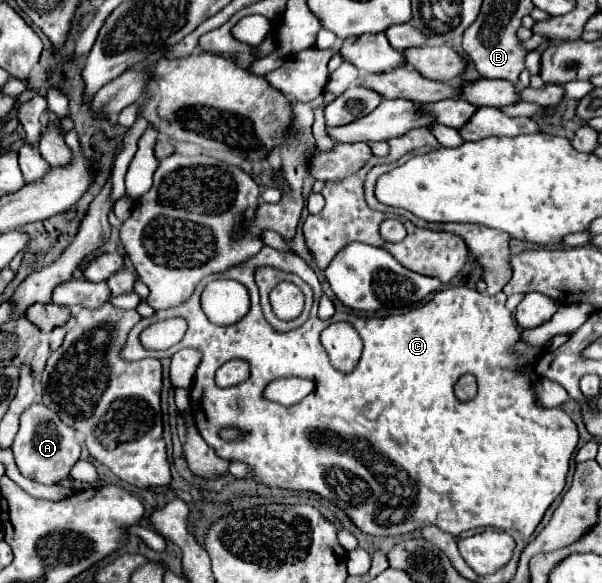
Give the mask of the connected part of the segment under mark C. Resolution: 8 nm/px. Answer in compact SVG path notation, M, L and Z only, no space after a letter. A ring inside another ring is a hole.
M263 245L263 249L255 255L255 257L249 257L247 261L239 263L239 265L233 265L229 267L227 271L221 271L221 273L215 273L215 275L209 275L205 279L201 279L193 291L193 295L177 305L177 307L171 307L171 309L163 309L155 311L155 315L147 318L142 318L129 333L127 337L127 343L121 347L121 359L123 361L139 361L139 359L145 359L145 357L155 357L155 359L163 359L163 357L171 357L173 353L177 353L179 349L185 349L185 347L191 347L191 349L197 349L201 353L201 363L199 363L199 369L197 369L197 377L189 389L189 397L191 397L191 413L193 413L193 419L195 419L195 427L199 429L201 437L215 449L215 453L233 463L233 461L239 461L239 463L245 463L249 467L249 475L253 477L255 483L263 485L263 487L279 487L279 489L289 489L289 491L313 491L317 495L321 495L323 499L331 501L333 505L337 505L353 523L355 527L365 533L365 535L375 535L375 537L401 537L401 535L407 535L407 533L413 533L415 529L419 527L425 527L425 525L437 525L439 529L447 531L447 533L461 533L461 531L467 531L467 529L475 529L475 527L495 527L495 529L515 529L521 533L523 541L527 541L531 535L533 535L533 529L541 523L545 511L549 509L549 505L559 497L559 493L563 491L565 487L565 477L567 477L567 471L569 471L569 461L571 461L571 455L577 447L577 441L579 441L579 431L577 431L577 425L573 423L573 419L561 409L541 409L535 405L535 399L533 399L533 385L529 381L529 375L527 375L527 367L529 363L515 353L515 345L519 343L521 339L521 333L517 331L517 323L511 315L511 311L505 307L505 301L507 301L507 295L501 291L493 297L485 295L485 293L477 293L475 289L469 289L469 287L447 287L443 291L437 291L433 295L433 299L425 305L420 305L403 313L403 315L387 315L387 317L359 317L359 315L353 315L353 313L339 313L339 315L333 315L333 319L329 321L321 321L317 317L317 299L321 295L321 285L319 285L319 279L315 275L315 271L293 251L277 251L269 245ZM259 265L271 265L271 267L277 267L287 273L295 273L299 275L301 279L305 279L305 283L309 283L313 289L315 289L315 303L313 303L313 309L311 309L311 315L309 319L289 331L289 333L279 333L275 331L263 317L261 313L261 307L259 307L259 289L253 281L253 271L255 267ZM213 279L235 279L239 283L243 283L247 289L249 289L249 295L253 297L253 311L249 311L249 315L245 319L241 319L237 325L231 325L231 327L219 327L219 325L213 325L201 311L201 305L199 305L199 295L203 291L203 287L213 281ZM175 315L181 315L189 321L189 329L183 337L181 343L173 345L171 349L165 349L165 351L149 351L145 349L141 343L139 343L139 333L143 329L147 328L154 322L159 320L167 319L167 317L175 317ZM331 321L349 321L357 333L361 335L363 339L363 355L357 363L357 367L351 371L351 373L341 373L339 369L335 369L329 361L329 355L325 351L325 347L321 345L319 341L319 335L321 331L331 323ZM233 357L247 357L247 361L251 363L251 379L247 379L245 383L241 385L235 385L235 387L217 387L215 385L215 371L227 363L229 359ZM463 373L473 373L475 377L479 377L479 393L475 399L467 401L467 403L459 403L453 395L453 385L457 383L457 379L463 375ZM285 375L301 375L305 379L313 379L315 381L315 391L311 395L307 395L301 403L293 405L293 407L281 407L277 403L269 403L263 399L263 389L269 381L273 379L279 379L279 377L285 377ZM221 427L239 427L247 433L247 437L243 441L235 441L235 443L227 443L227 441L221 441L219 439L219 429Z

